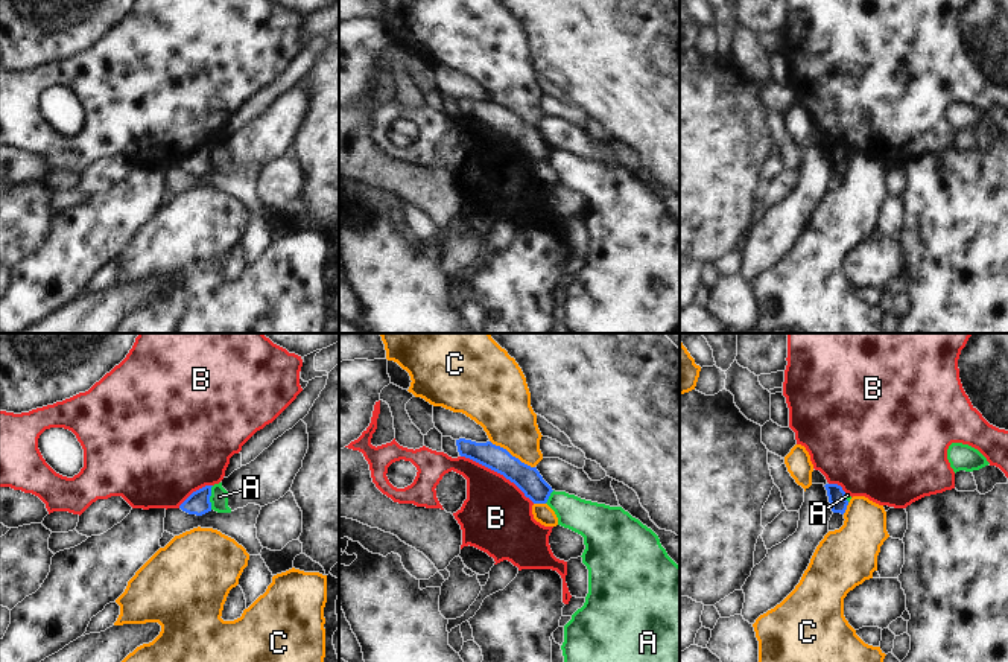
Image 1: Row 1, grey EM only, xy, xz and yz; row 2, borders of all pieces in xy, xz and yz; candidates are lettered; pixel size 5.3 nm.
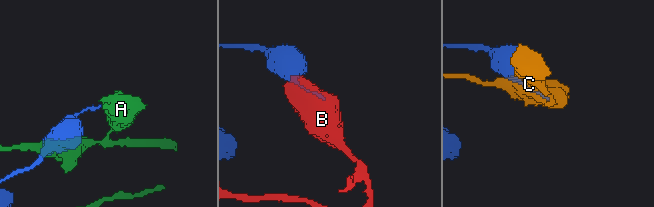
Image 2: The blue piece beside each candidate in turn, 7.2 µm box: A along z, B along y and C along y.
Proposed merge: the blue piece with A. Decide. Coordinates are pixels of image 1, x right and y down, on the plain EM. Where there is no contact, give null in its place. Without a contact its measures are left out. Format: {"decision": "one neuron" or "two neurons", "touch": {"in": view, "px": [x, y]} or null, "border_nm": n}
{"decision": "two neurons", "touch": {"in": "xy", "px": [209, 157]}, "border_nm": 130}

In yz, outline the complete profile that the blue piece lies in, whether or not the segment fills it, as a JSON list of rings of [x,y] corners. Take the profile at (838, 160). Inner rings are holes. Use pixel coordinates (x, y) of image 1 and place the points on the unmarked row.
[[[826,143],[824,146],[827,149],[832,170],[844,173],[847,169],[848,160],[842,146],[838,143]]]

